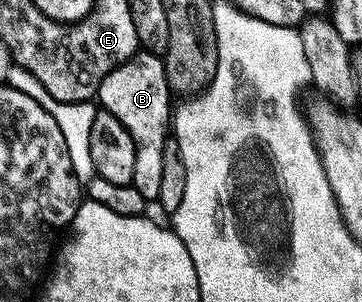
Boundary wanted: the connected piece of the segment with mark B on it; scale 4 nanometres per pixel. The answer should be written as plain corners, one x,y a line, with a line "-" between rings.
141,50
118,65
100,83
99,106
118,117
136,146
131,184
138,189
138,193
142,193
145,201
158,200
158,189
162,181
162,153
164,143
170,138
170,116
174,111
168,99
170,92
163,58
146,50

